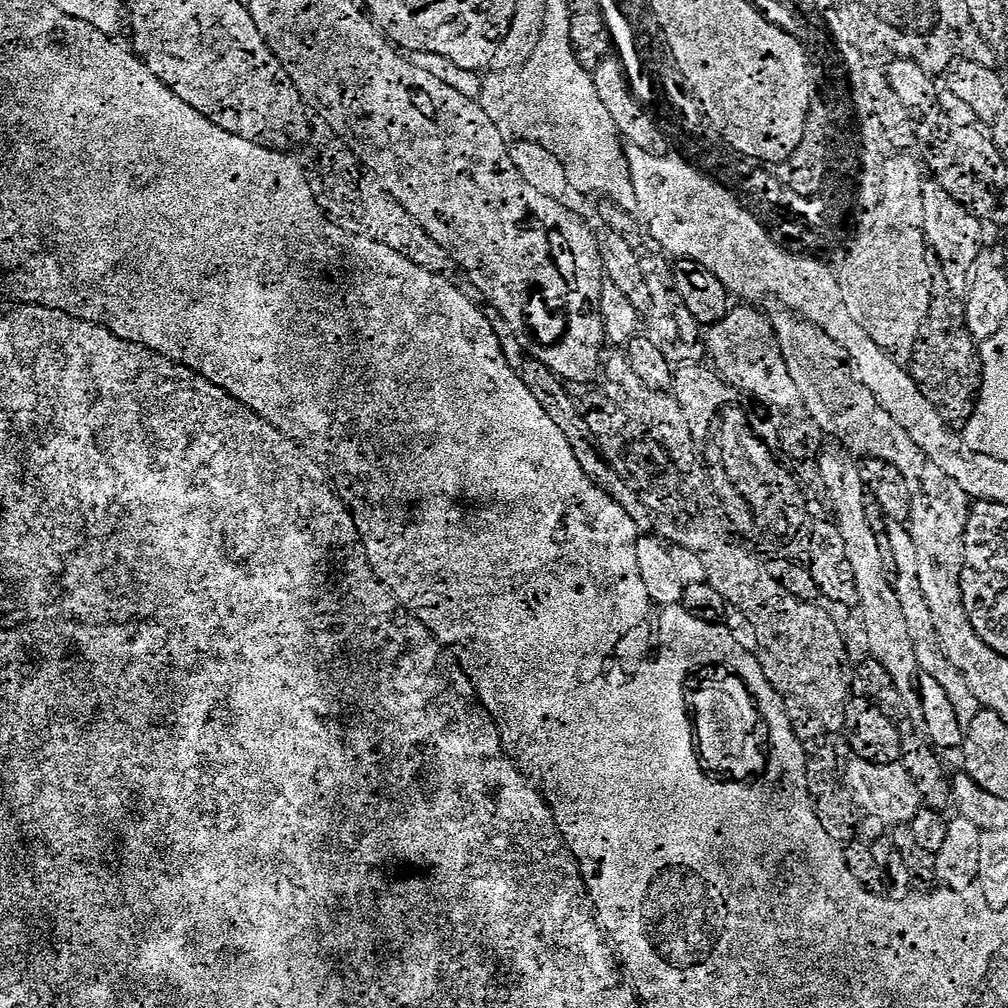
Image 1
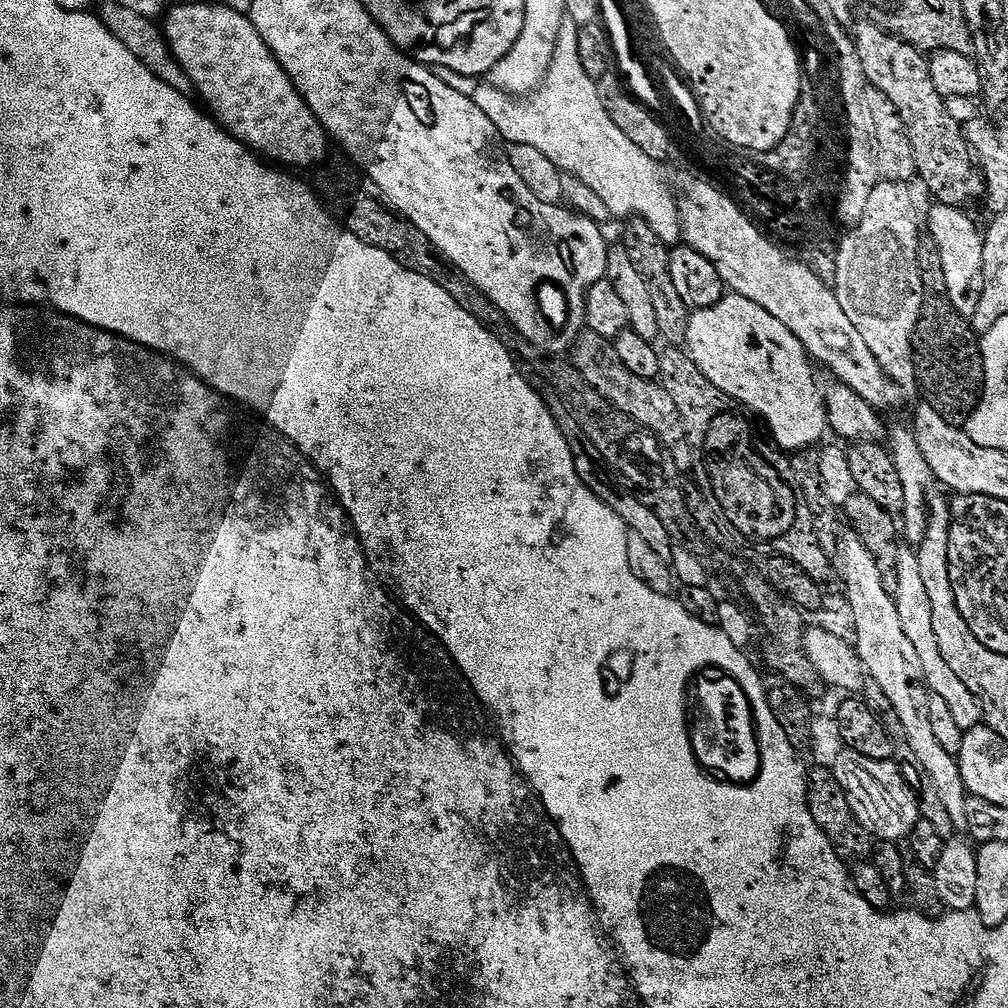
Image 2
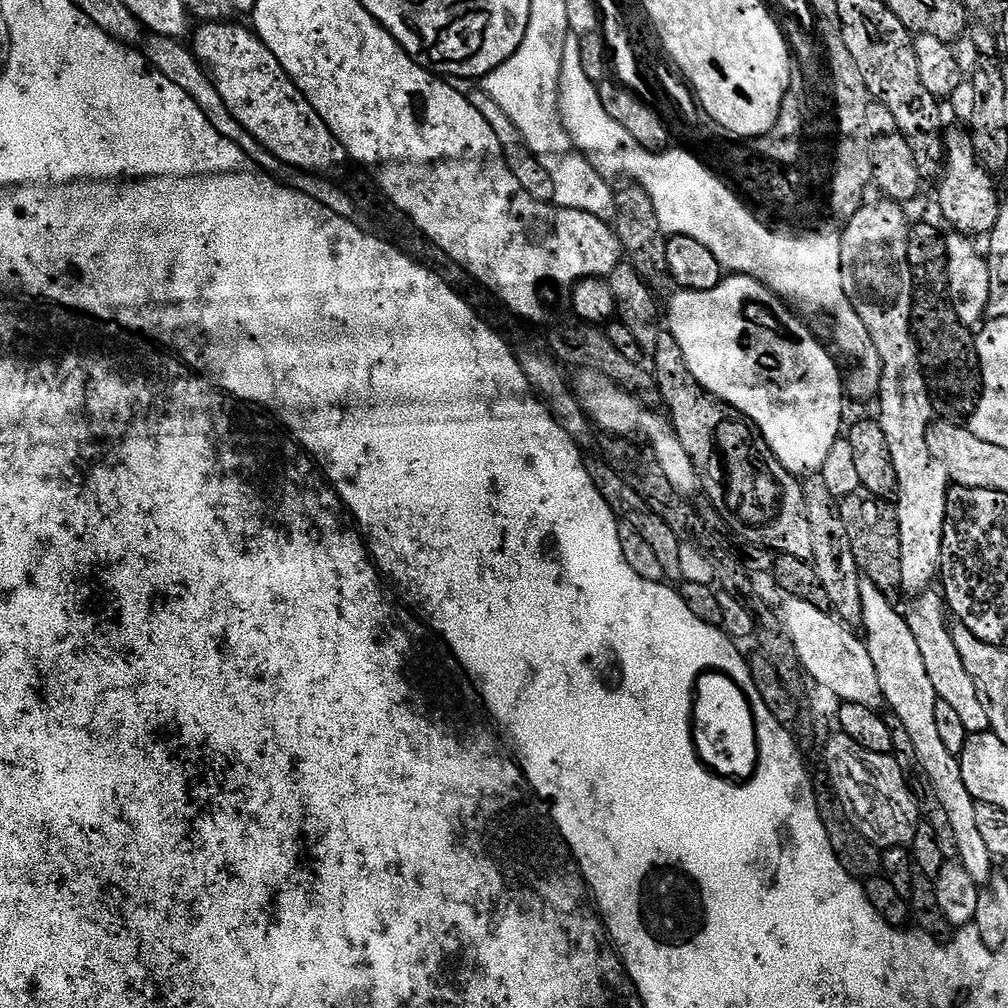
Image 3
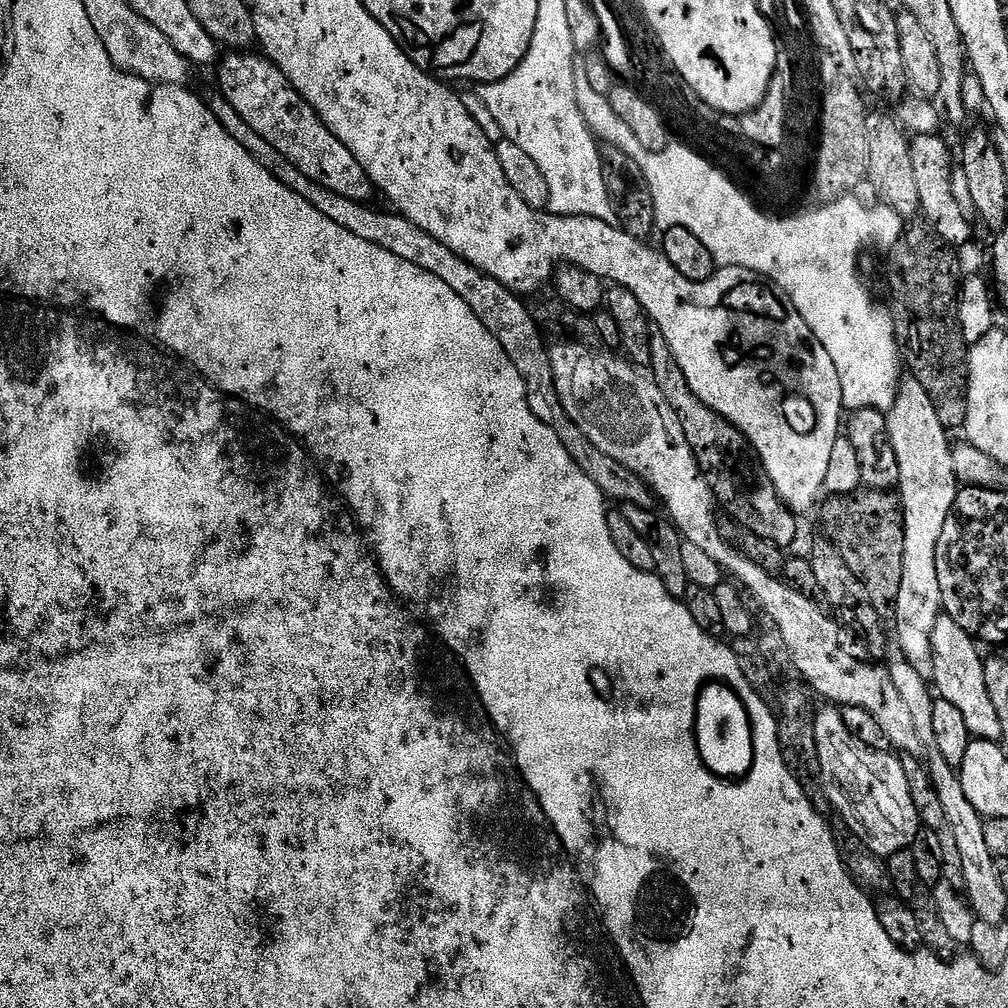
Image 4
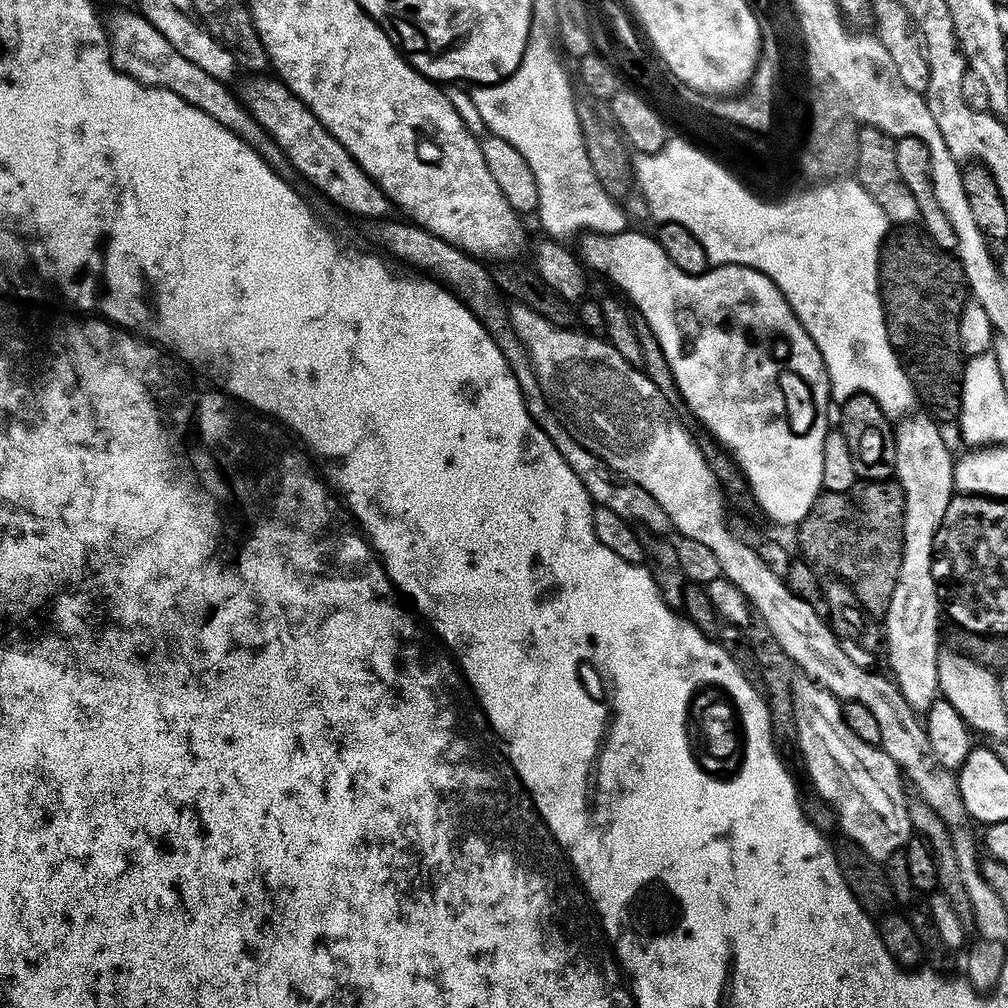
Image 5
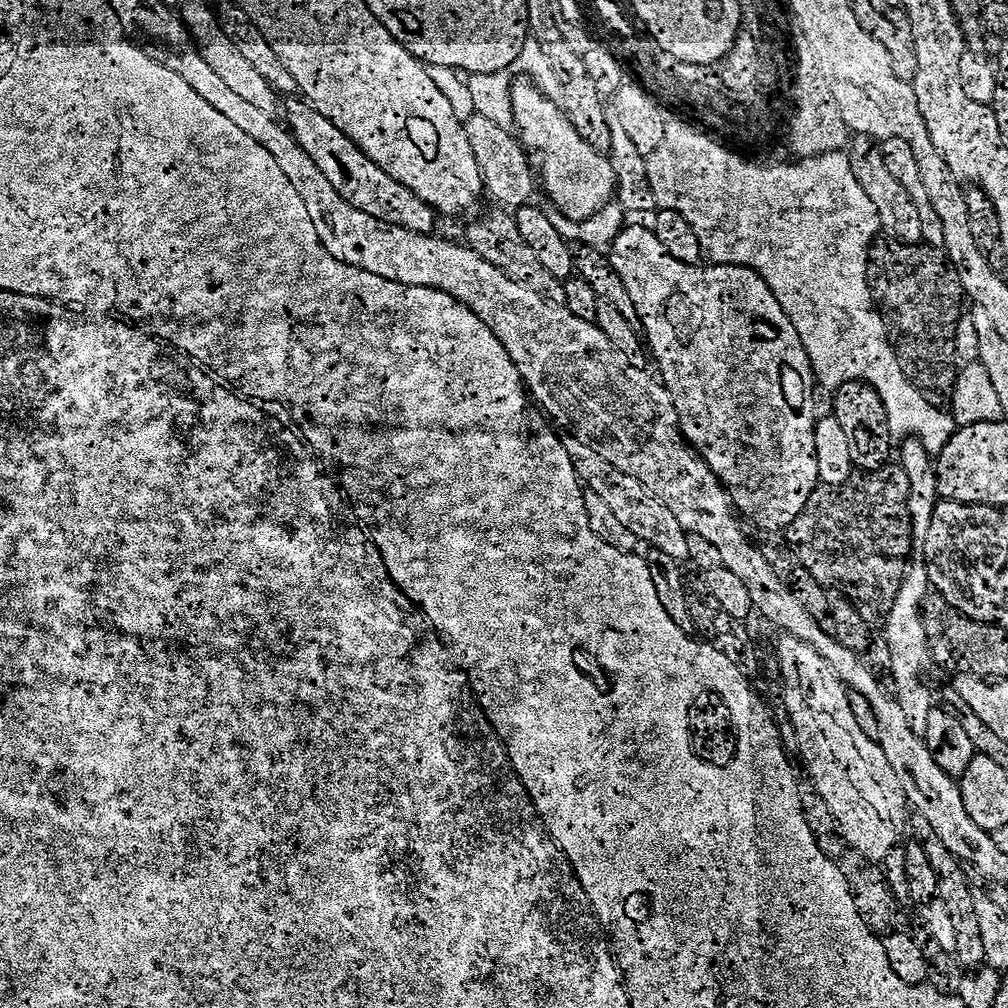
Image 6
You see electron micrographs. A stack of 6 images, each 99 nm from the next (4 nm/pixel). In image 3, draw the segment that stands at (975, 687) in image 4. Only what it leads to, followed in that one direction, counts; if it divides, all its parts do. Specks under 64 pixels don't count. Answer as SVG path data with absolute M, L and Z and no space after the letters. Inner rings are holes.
M923 591L912 609L906 612L908 625L914 634L914 642L918 642L918 650L922 650L922 662L926 662L926 674L930 674L930 682L934 682L938 699L946 702L946 706L951 706L958 713L962 726L966 726L969 734L989 731L986 706L978 698L978 690L974 690L974 682L970 674L966 674L966 666L962 666L958 646L954 646L952 641L950 620L946 615L946 601L939 591L932 591Z

